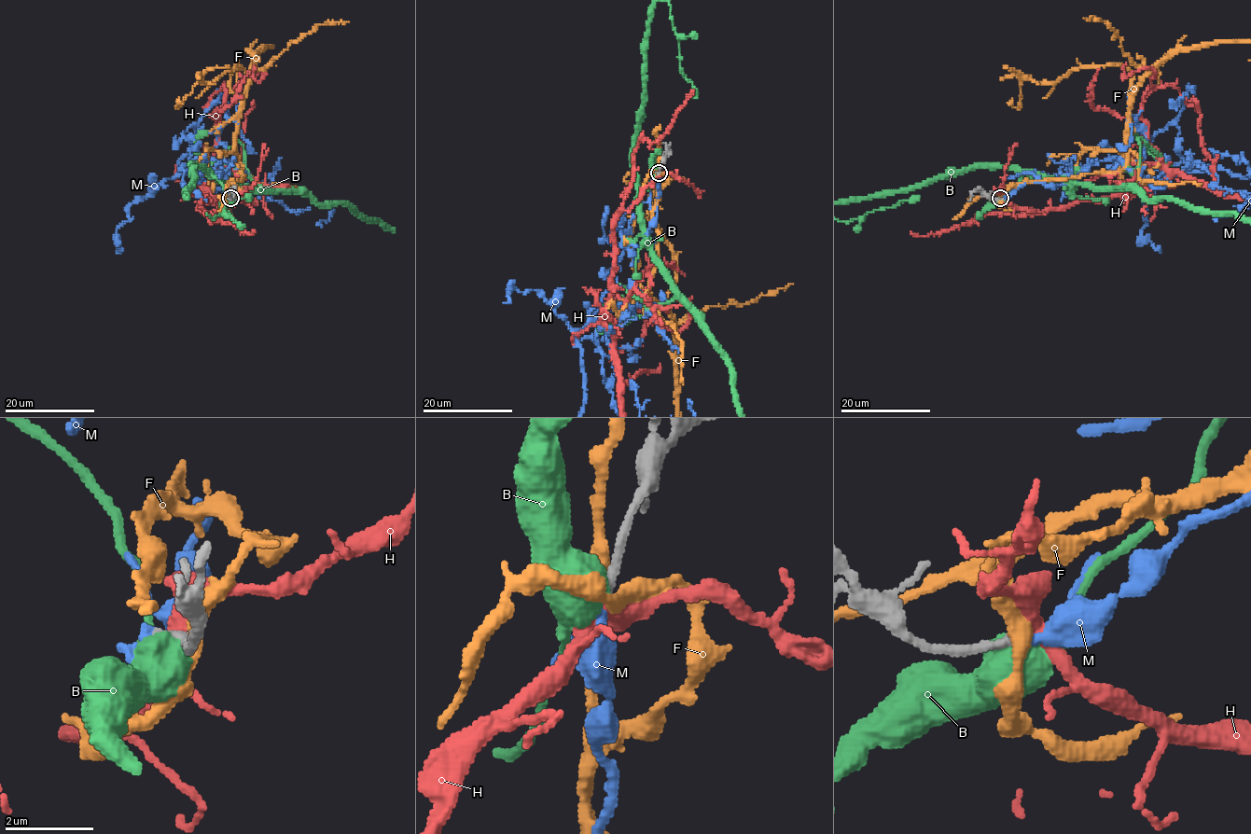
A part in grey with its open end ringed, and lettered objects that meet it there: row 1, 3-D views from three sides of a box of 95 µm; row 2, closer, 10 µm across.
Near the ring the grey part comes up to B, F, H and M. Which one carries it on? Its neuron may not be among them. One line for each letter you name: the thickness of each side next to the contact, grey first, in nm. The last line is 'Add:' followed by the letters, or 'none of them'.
H: calibres 260 and 380 nm
Add: H

